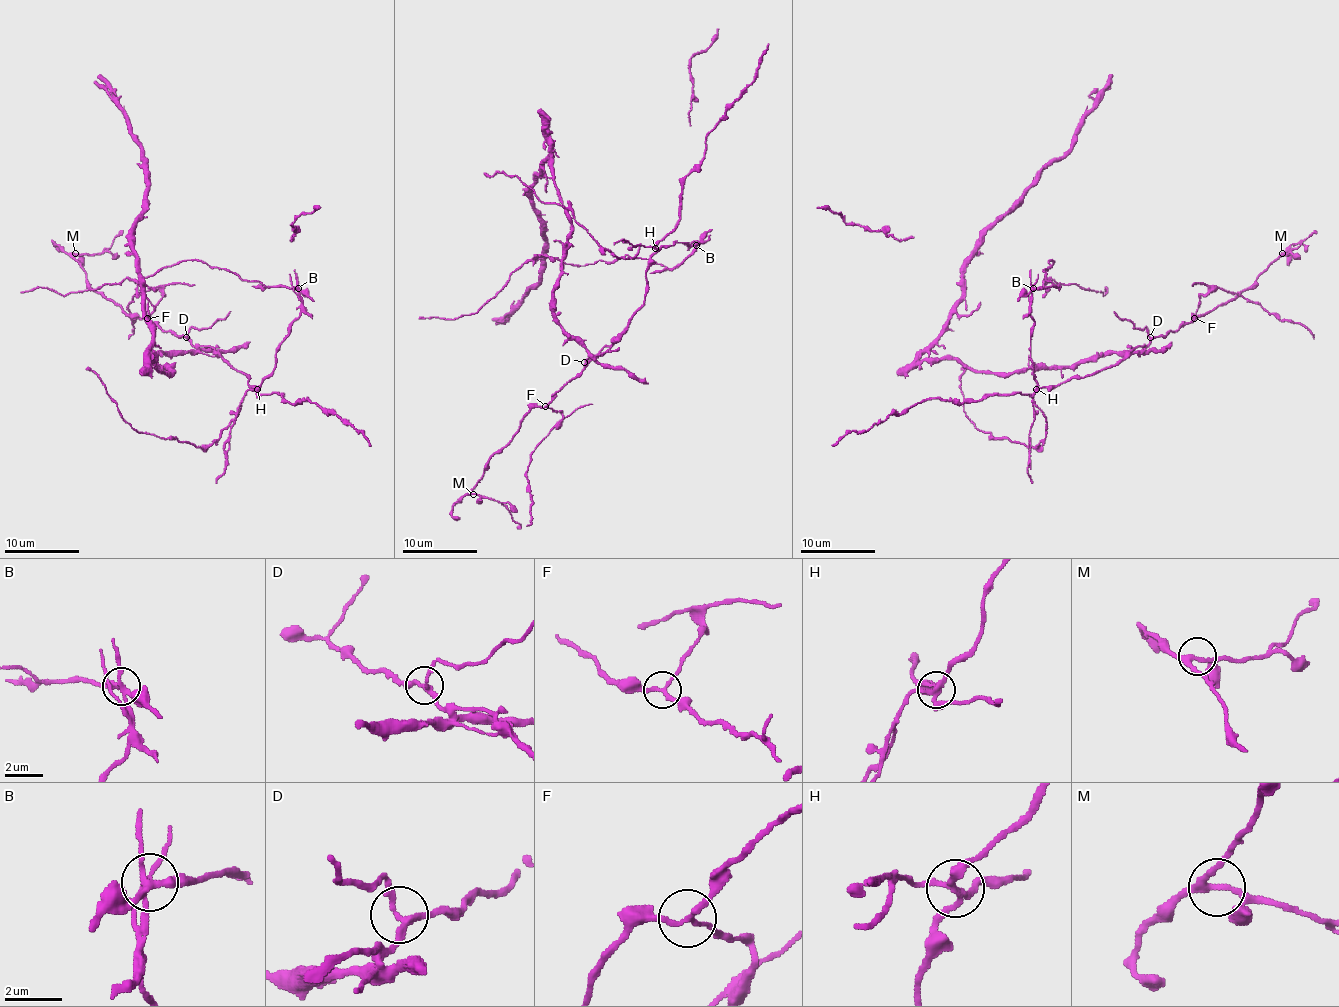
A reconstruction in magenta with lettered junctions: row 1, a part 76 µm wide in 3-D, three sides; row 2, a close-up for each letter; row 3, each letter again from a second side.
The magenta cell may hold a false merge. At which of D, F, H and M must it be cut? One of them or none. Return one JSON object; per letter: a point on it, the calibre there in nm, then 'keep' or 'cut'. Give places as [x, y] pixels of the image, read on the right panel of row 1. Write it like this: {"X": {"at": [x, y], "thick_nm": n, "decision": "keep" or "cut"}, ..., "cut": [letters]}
{"D": {"at": [1150, 337], "thick_nm": 200, "decision": "keep"}, "F": {"at": [1194, 318], "thick_nm": 190, "decision": "keep"}, "H": {"at": [1036, 389], "thick_nm": 220, "decision": "cut"}, "M": {"at": [1282, 253], "thick_nm": 220, "decision": "keep"}, "cut": ["H"]}

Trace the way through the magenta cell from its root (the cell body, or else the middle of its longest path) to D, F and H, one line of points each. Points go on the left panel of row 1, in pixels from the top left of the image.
D: (188, 350), (194, 346), (186, 337)
F: (188, 350), (194, 346), (184, 337), (162, 331), (147, 318)
H: (188, 350), (210, 346), (233, 368), (244, 374), (251, 387), (259, 387), (257, 389)

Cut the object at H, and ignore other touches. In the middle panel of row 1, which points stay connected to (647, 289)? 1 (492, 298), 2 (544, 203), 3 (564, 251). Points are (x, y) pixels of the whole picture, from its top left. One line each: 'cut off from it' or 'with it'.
1: cut off from it
2: cut off from it
3: with it

